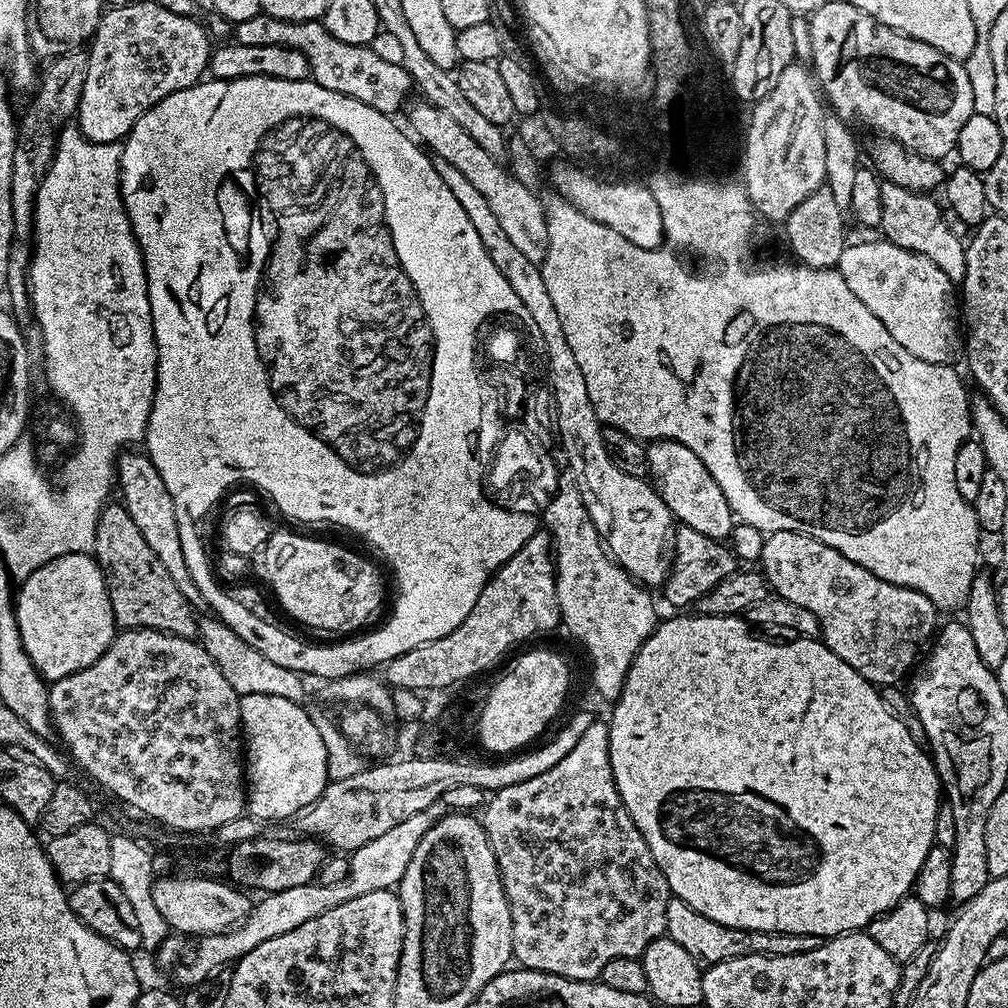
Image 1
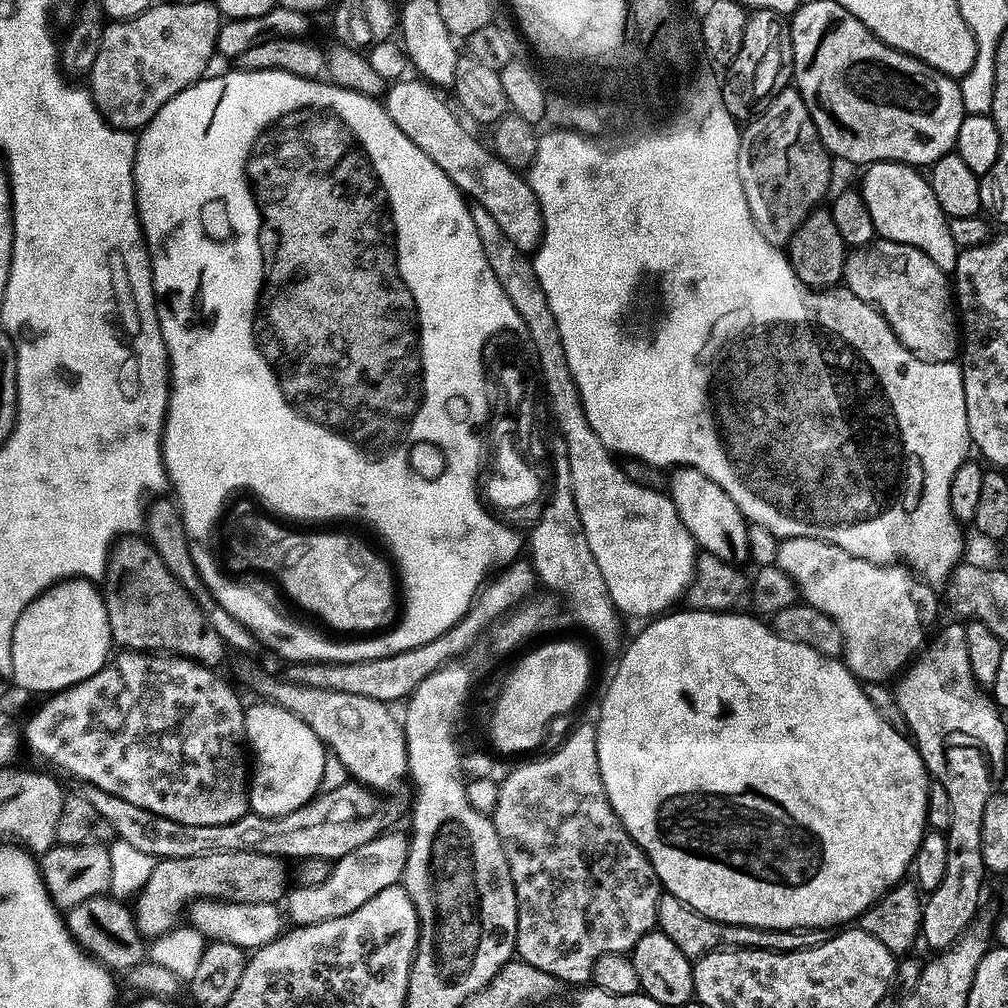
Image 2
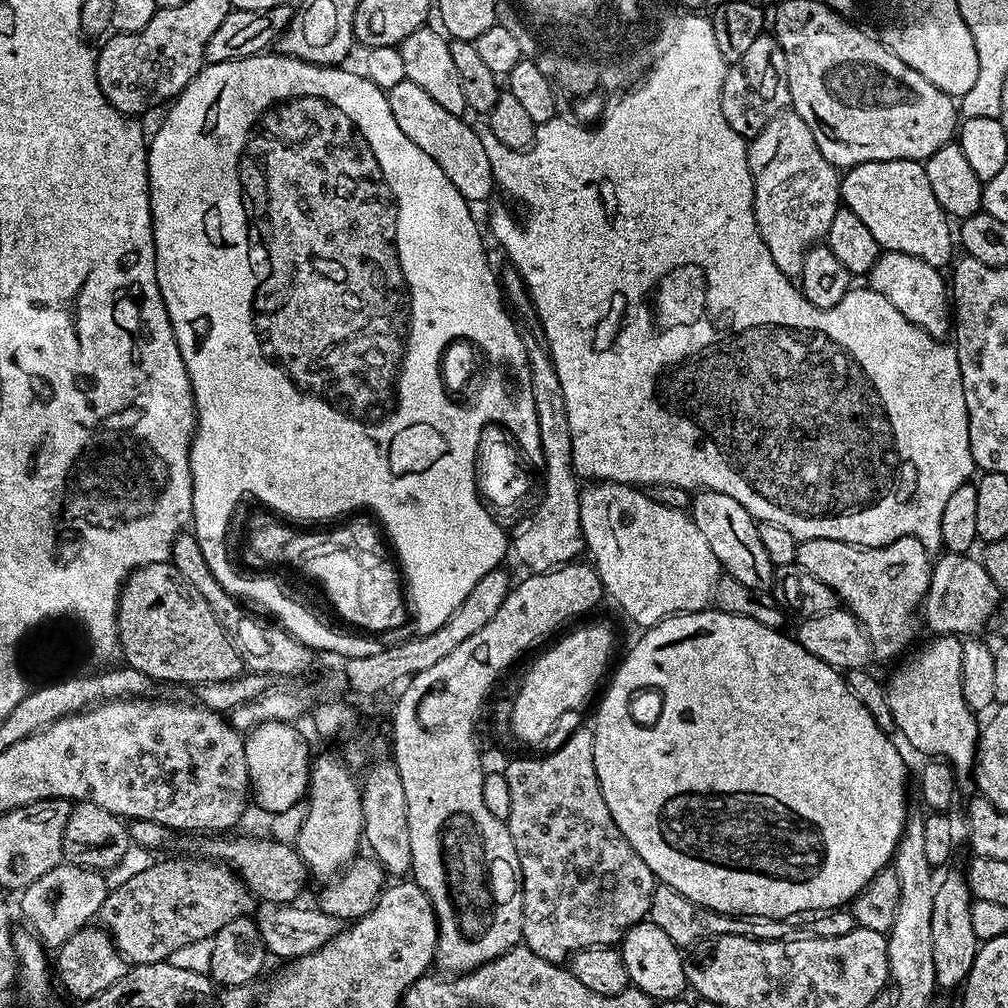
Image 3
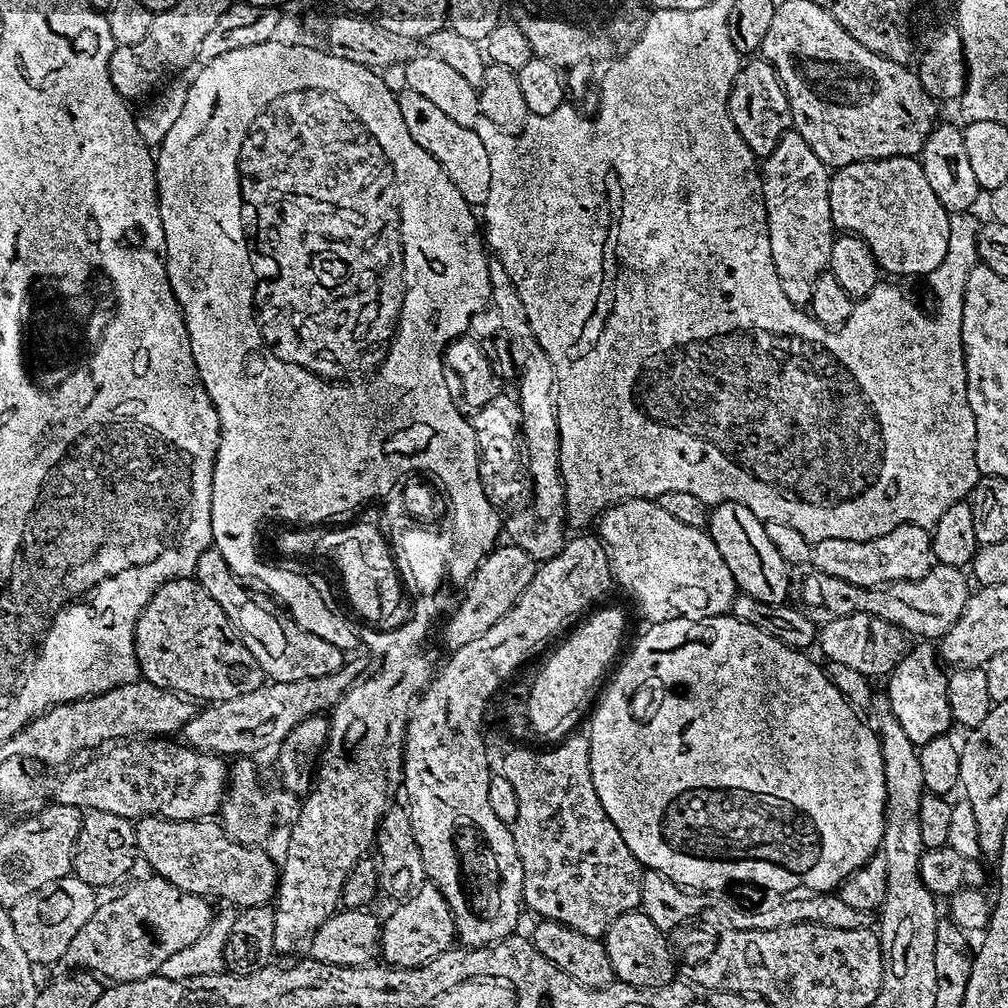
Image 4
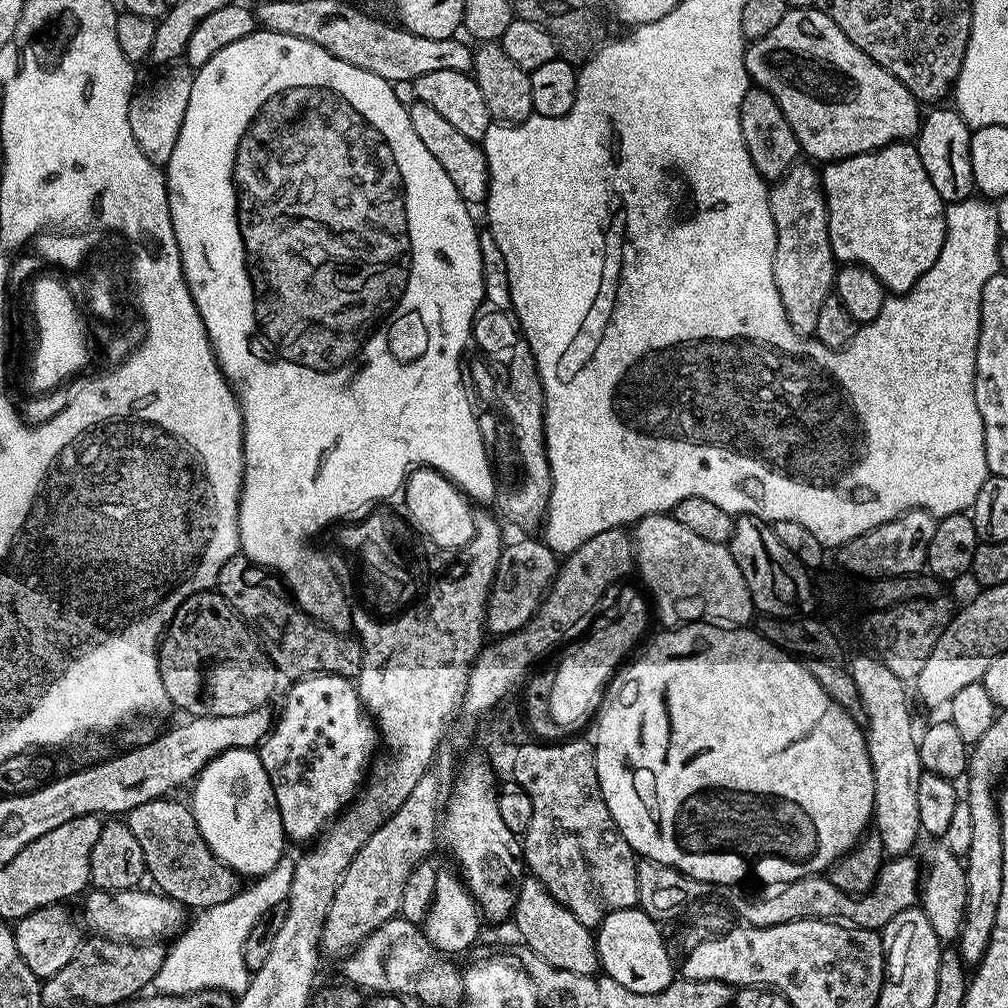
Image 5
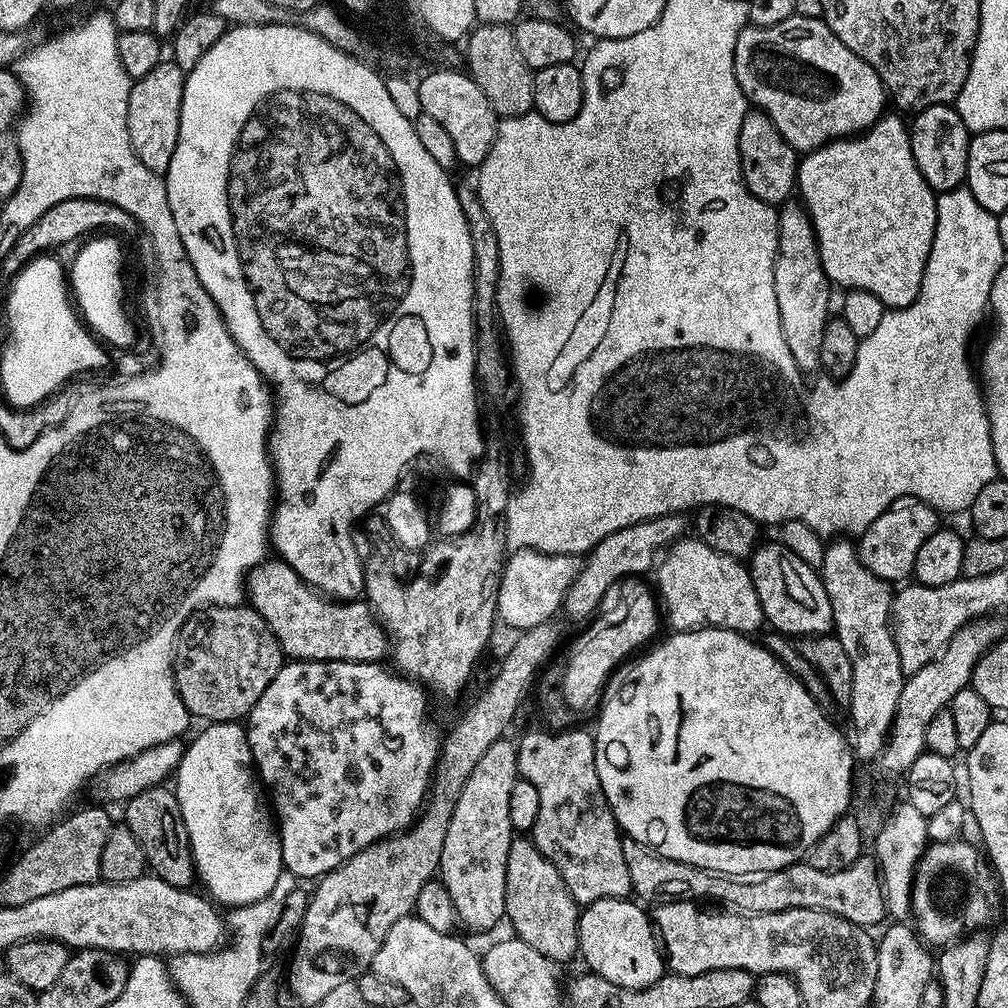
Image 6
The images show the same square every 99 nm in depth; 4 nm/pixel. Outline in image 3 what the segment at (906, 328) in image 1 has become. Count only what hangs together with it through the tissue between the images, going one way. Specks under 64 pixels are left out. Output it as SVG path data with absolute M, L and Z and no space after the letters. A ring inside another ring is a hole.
M890 251L881 253L875 265L871 268L868 275L869 287L874 291L882 294L890 302L893 302L894 308L898 310L908 321L914 322L923 329L928 336L936 339L945 339L945 336L952 328L952 307L950 303L950 294L943 273L926 262L922 262L920 258L914 258L912 255L902 254L901 252Z

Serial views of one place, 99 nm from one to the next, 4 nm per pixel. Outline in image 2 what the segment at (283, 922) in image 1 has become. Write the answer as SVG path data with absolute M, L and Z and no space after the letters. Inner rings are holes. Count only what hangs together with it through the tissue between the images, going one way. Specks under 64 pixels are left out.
M394 831L383 832L357 849L350 850L350 854L333 863L330 878L325 878L319 886L293 887L282 901L285 917L296 926L326 922L329 918L342 918L342 914L350 914L353 910L358 910L358 906L370 902L370 898L386 890L386 886L401 883L408 857L409 839L405 833L402 835Z

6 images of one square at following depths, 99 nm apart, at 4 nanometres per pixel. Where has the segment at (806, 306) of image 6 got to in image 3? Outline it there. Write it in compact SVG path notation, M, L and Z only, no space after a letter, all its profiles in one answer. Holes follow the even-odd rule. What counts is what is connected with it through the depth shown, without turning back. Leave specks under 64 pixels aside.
M791 110L779 112L757 136L751 137L748 144L748 169L752 175L752 209L754 210L758 234L762 238L762 242L766 242L766 250L770 250L770 258L774 258L774 266L778 266L778 270L782 270L782 274L786 274L789 278L798 278L802 274L804 255L809 248L827 237L830 230L830 222L834 222L834 214L841 207L841 173L836 165L831 164L826 158L822 158L822 154L818 150L818 142L814 142L814 134L810 134L810 126L806 126L806 122L802 122L802 118L798 118L798 114Z

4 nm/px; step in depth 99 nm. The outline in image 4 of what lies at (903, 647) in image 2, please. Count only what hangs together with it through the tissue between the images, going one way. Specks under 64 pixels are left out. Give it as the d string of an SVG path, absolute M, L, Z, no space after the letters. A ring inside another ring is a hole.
M903 524L890 530L890 534L869 540L826 538L812 546L811 567L815 571L860 587L874 588L899 580L920 579L931 570L933 563L931 531L913 524Z

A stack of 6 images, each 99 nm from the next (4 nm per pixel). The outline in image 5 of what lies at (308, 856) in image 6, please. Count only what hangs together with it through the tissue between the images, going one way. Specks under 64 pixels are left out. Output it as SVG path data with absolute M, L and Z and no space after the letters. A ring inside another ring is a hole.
M319 672L293 679L289 684L292 685L280 704L280 712L278 708L272 729L260 741L258 751L262 766L266 766L266 778L270 778L274 798L278 802L278 814L282 814L285 837L289 841L312 842L361 791L365 783L364 763L377 755L378 733L372 717L365 712L360 702L355 683L349 677Z

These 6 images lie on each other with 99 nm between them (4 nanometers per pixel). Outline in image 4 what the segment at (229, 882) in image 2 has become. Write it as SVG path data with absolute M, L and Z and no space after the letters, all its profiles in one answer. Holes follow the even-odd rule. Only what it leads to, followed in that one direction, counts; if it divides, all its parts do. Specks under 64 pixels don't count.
M155 874L132 884L121 896L97 903L90 922L74 934L59 967L64 970L84 970L96 973L108 982L134 982L159 973L160 967L172 954L186 946L194 946L209 927L214 910L205 897L178 890Z

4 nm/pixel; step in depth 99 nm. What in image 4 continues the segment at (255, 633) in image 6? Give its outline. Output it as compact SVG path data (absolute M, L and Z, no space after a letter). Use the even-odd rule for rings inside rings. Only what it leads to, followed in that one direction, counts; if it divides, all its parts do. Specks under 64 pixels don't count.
M195 578L168 580L156 589L147 606L140 611L134 630L134 650L136 665L143 679L197 702L221 704L223 700L242 698L242 694L258 690L258 686L266 680L264 671L258 662L254 662L254 654L246 650L239 634L230 626L230 618L222 614L222 606L218 606L218 602L214 602L214 598L202 590Z

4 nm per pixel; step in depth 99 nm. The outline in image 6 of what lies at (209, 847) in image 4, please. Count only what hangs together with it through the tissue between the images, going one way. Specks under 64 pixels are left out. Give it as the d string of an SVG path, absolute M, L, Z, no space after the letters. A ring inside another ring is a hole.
M168 786L142 790L142 794L127 800L123 808L123 827L128 828L134 838L138 838L138 846L142 846L144 862L151 875L162 878L162 882L170 882L170 886L191 889L197 879L196 863L192 860L190 842L175 791Z

